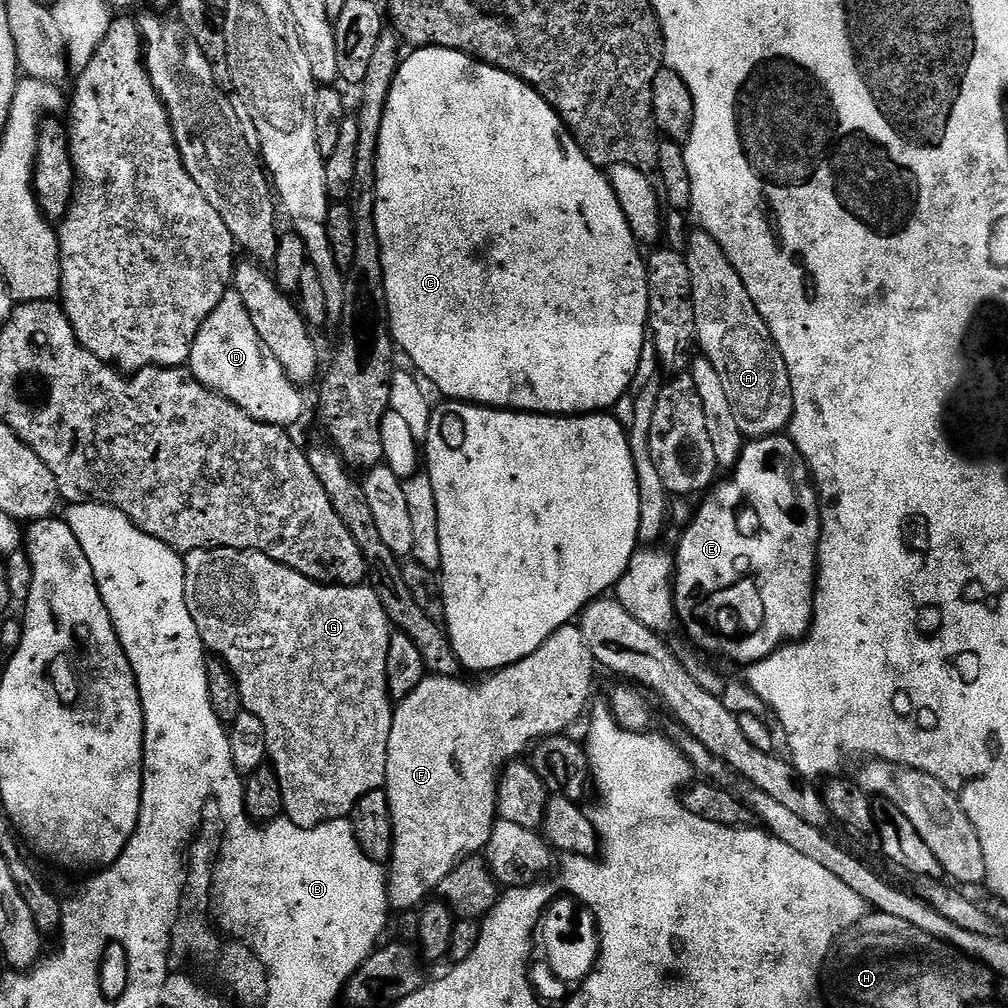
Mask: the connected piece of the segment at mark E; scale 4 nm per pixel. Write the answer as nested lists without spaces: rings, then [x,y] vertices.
[[[777,434],[775,436],[762,436],[752,438],[743,445],[743,450],[739,461],[734,467],[732,480],[721,479],[701,499],[704,500],[695,509],[692,520],[683,529],[684,532],[680,536],[680,545],[674,548],[674,590],[677,595],[685,594],[685,596],[693,596],[700,591],[711,594],[712,600],[716,600],[716,604],[720,604],[720,608],[728,608],[728,603],[732,603],[732,608],[740,608],[740,604],[744,604],[744,596],[750,594],[748,589],[751,579],[762,579],[762,587],[764,588],[764,596],[768,596],[768,600],[764,600],[764,604],[768,604],[768,612],[764,612],[764,608],[760,608],[760,604],[756,604],[756,600],[752,600],[752,614],[749,614],[748,608],[740,608],[740,620],[748,620],[749,624],[753,624],[756,632],[760,632],[761,626],[767,625],[767,620],[772,620],[772,624],[777,624],[778,632],[784,635],[792,635],[789,637],[799,638],[807,633],[814,619],[814,597],[818,587],[818,557],[820,555],[820,533],[822,531],[822,501],[817,485],[814,483],[814,475],[809,467],[804,455],[800,453],[798,446],[792,441],[792,437],[787,434]]]

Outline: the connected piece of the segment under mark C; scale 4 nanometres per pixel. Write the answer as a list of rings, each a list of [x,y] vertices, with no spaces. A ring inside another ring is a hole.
[[[418,48],[418,49],[415,49],[415,50],[412,50],[412,51],[409,51],[409,53],[410,53],[410,54],[409,54],[409,56],[408,56],[408,53],[407,53],[407,55],[405,55],[405,56],[404,56],[404,57],[403,57],[403,59],[401,59],[401,62],[400,62],[400,69],[399,69],[399,70],[398,70],[398,74],[397,74],[397,75],[396,75],[396,77],[395,77],[395,78],[394,78],[394,82],[393,82],[393,83],[392,83],[392,89],[391,89],[391,90],[390,90],[390,98],[389,98],[389,99],[388,99],[388,105],[386,105],[386,106],[385,106],[385,108],[384,108],[384,117],[383,117],[383,118],[382,118],[382,134],[381,134],[381,135],[380,135],[380,145],[379,145],[379,146],[378,146],[378,158],[377,158],[377,159],[376,159],[376,225],[377,225],[377,226],[378,226],[378,242],[379,242],[379,243],[380,243],[380,249],[381,249],[381,250],[382,250],[382,270],[383,270],[383,271],[384,271],[384,285],[385,285],[385,286],[386,286],[386,298],[387,298],[387,299],[388,299],[388,319],[389,319],[389,321],[390,321],[390,323],[391,323],[391,326],[392,326],[392,338],[393,338],[393,341],[394,341],[394,343],[395,343],[395,345],[396,345],[396,347],[397,347],[397,349],[399,349],[399,351],[400,351],[400,352],[401,352],[401,353],[403,353],[403,355],[404,355],[404,352],[405,352],[405,354],[406,354],[406,355],[408,355],[408,356],[409,356],[409,358],[410,358],[410,359],[412,359],[412,364],[413,364],[413,366],[412,366],[412,365],[411,365],[411,367],[412,367],[412,368],[413,368],[413,369],[415,369],[415,371],[416,371],[416,372],[417,372],[417,373],[419,373],[419,375],[420,375],[420,376],[421,376],[421,377],[423,377],[423,379],[424,379],[424,380],[425,380],[425,381],[427,381],[427,380],[426,380],[426,379],[428,379],[428,380],[429,380],[429,382],[430,382],[430,383],[432,383],[432,384],[433,384],[433,386],[434,386],[434,387],[436,387],[436,388],[437,388],[437,390],[438,390],[438,391],[440,391],[440,392],[441,392],[441,394],[442,394],[442,395],[444,395],[444,396],[441,396],[441,397],[444,397],[444,398],[451,398],[451,399],[452,399],[452,400],[453,400],[453,401],[456,401],[456,402],[467,402],[467,403],[470,403],[470,404],[479,404],[479,405],[481,405],[481,406],[483,406],[483,407],[486,407],[486,408],[503,408],[503,409],[505,409],[505,410],[511,410],[511,411],[514,411],[514,412],[541,412],[541,414],[543,414],[543,415],[544,415],[544,416],[583,416],[583,415],[585,415],[585,414],[591,414],[591,413],[593,413],[593,412],[602,412],[602,413],[607,413],[607,412],[608,412],[608,411],[609,411],[609,410],[612,410],[612,407],[614,407],[614,406],[615,406],[615,404],[616,404],[616,403],[618,403],[618,402],[619,402],[619,400],[620,400],[620,399],[622,399],[622,398],[623,398],[623,396],[624,396],[624,395],[626,395],[626,394],[627,394],[627,392],[628,392],[628,387],[630,387],[630,386],[631,386],[631,384],[632,384],[632,383],[634,383],[634,382],[635,382],[635,380],[636,380],[636,375],[638,375],[638,374],[639,374],[639,372],[640,372],[640,359],[642,359],[642,358],[643,358],[643,356],[644,356],[644,344],[645,344],[645,348],[646,348],[646,337],[647,337],[647,336],[648,336],[648,335],[649,335],[649,332],[650,332],[650,325],[649,325],[649,323],[648,323],[648,310],[649,310],[649,307],[650,307],[650,293],[649,293],[649,290],[648,290],[648,265],[647,265],[647,263],[646,263],[646,260],[645,260],[645,257],[644,257],[644,256],[643,256],[643,255],[642,255],[642,256],[641,256],[641,257],[640,257],[640,252],[639,252],[639,250],[640,250],[640,251],[641,251],[641,249],[640,249],[640,248],[639,248],[639,247],[638,247],[638,241],[637,241],[637,239],[636,239],[636,237],[635,237],[635,236],[633,236],[633,235],[632,235],[632,231],[631,231],[631,230],[630,230],[630,226],[629,226],[629,225],[628,225],[628,223],[627,223],[627,222],[626,222],[626,214],[625,214],[625,213],[624,213],[624,211],[623,211],[623,210],[622,210],[622,206],[621,206],[621,205],[620,205],[620,203],[619,203],[619,202],[618,202],[618,198],[617,198],[617,197],[616,197],[616,195],[615,195],[615,194],[614,194],[614,190],[613,190],[613,189],[612,189],[612,184],[611,184],[611,183],[610,183],[610,182],[609,182],[609,181],[608,181],[608,178],[607,178],[607,175],[605,175],[605,173],[604,173],[604,172],[603,172],[603,171],[602,171],[602,169],[601,169],[601,168],[599,168],[599,167],[598,167],[598,166],[597,166],[597,165],[596,165],[596,163],[595,163],[595,162],[594,162],[594,161],[593,161],[593,160],[592,160],[592,159],[591,159],[591,158],[589,158],[589,156],[588,156],[588,154],[587,154],[587,152],[585,152],[585,151],[584,151],[584,149],[583,149],[583,148],[581,148],[581,146],[580,146],[580,144],[579,144],[579,142],[577,142],[577,140],[576,140],[576,138],[575,138],[575,136],[573,136],[573,135],[572,135],[572,130],[571,130],[571,128],[569,128],[569,127],[568,127],[568,125],[567,125],[567,124],[565,124],[565,123],[564,123],[564,119],[563,119],[563,118],[562,118],[562,117],[561,117],[561,116],[560,116],[560,114],[559,114],[559,112],[557,112],[557,111],[556,111],[556,109],[555,109],[555,108],[553,108],[553,107],[552,107],[552,105],[551,105],[551,104],[549,104],[549,103],[548,103],[548,101],[547,101],[547,100],[545,100],[545,99],[544,99],[544,97],[543,97],[543,96],[541,96],[541,95],[540,95],[540,93],[539,93],[539,92],[537,92],[537,91],[536,91],[536,89],[535,89],[535,88],[533,88],[533,87],[532,87],[532,85],[530,85],[530,84],[528,84],[528,83],[526,83],[526,82],[525,82],[525,80],[521,80],[521,79],[520,79],[520,77],[519,77],[519,76],[516,76],[516,75],[515,75],[515,74],[513,74],[513,73],[512,73],[512,72],[504,72],[504,71],[502,71],[502,70],[501,70],[501,68],[495,68],[495,66],[494,66],[494,65],[493,65],[493,64],[486,64],[486,63],[484,63],[484,61],[482,61],[482,60],[477,60],[477,59],[475,59],[475,58],[473,58],[473,57],[471,57],[471,56],[467,56],[467,54],[465,54],[465,53],[464,53],[464,52],[455,52],[455,51],[454,51],[454,50],[450,50],[450,49],[449,49],[449,48]]]

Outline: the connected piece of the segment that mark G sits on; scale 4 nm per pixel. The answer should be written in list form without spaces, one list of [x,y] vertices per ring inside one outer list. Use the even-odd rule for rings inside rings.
[[[199,548],[187,553],[184,556],[184,581],[186,582],[188,609],[198,626],[200,636],[204,639],[205,649],[212,651],[213,648],[216,651],[213,653],[223,660],[228,669],[236,675],[245,709],[260,718],[265,726],[268,742],[267,759],[278,774],[278,782],[282,782],[286,819],[294,822],[294,826],[316,828],[328,820],[351,817],[356,811],[356,803],[359,800],[363,800],[364,796],[370,794],[375,788],[385,787],[386,762],[394,711],[394,701],[392,695],[388,693],[386,658],[390,650],[390,638],[394,625],[388,619],[388,612],[382,606],[379,591],[375,587],[368,588],[369,586],[341,588],[338,584],[320,584],[316,580],[306,578],[290,566],[274,562],[274,558],[266,554],[247,552],[241,548]]]

